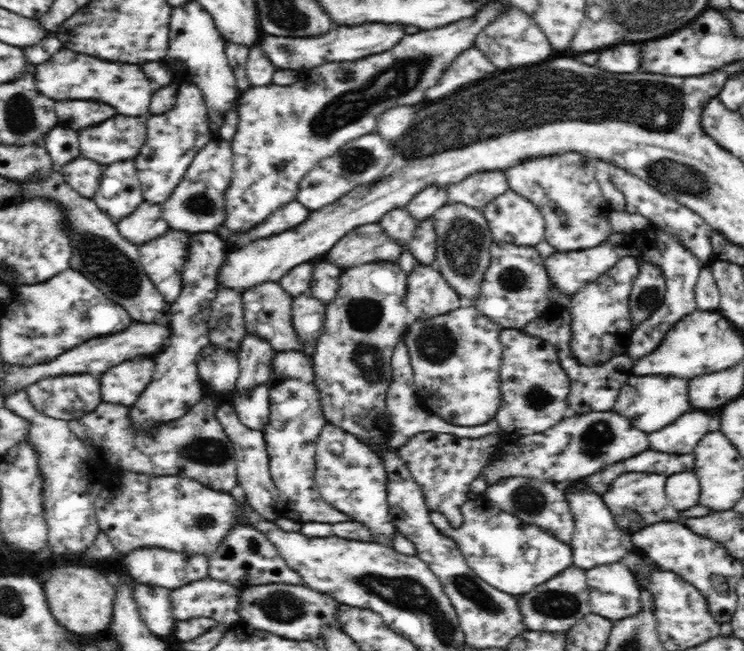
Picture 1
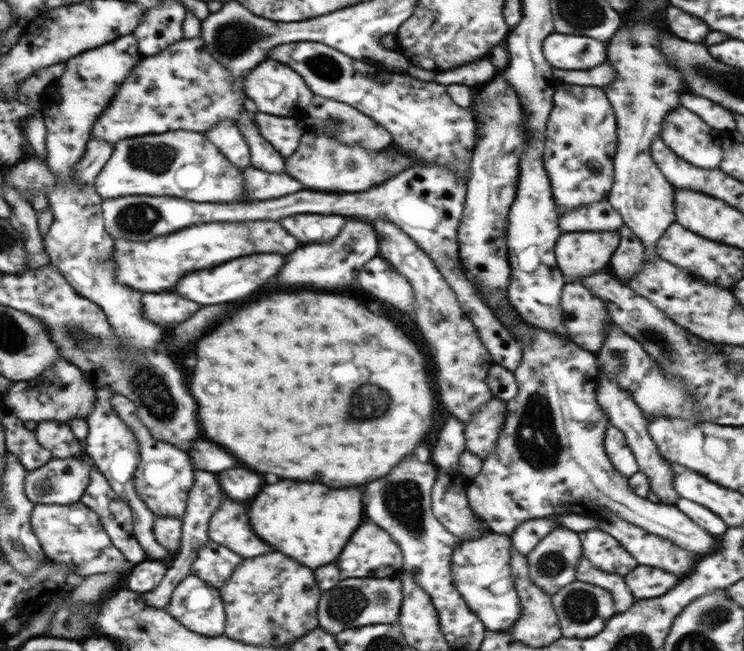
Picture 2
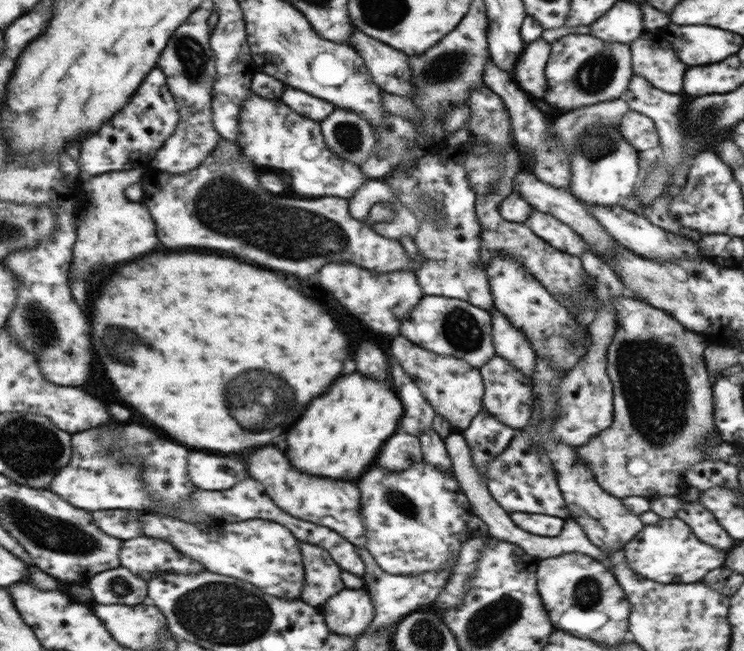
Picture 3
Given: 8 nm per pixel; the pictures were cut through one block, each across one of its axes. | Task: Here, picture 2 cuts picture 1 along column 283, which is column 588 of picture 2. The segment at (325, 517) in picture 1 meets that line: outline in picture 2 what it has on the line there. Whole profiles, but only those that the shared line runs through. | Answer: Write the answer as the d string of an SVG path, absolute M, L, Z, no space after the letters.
M536 326L532 327L534 327L532 342L527 346L522 346L523 356L521 364L518 366L518 369L513 372L516 384L518 385L518 392L512 400L506 402L506 420L504 420L504 426L502 426L502 430L500 430L500 436L498 436L498 442L496 442L496 450L494 450L488 458L482 459L482 472L480 472L478 476L475 476L474 479L466 479L467 499L473 512L478 513L480 518L488 523L492 533L510 536L512 532L516 530L516 526L520 526L520 524L526 522L526 520L562 514L580 514L596 520L596 518L600 519L600 517L602 517L604 509L608 509L608 511L618 513L622 519L630 521L630 523L638 525L638 527L642 527L642 529L646 529L646 531L650 533L654 533L660 537L666 537L666 539L674 541L679 547L690 550L692 553L698 554L701 557L711 553L716 547L719 547L719 536L710 534L708 530L703 530L702 527L692 522L683 512L680 512L675 505L664 504L662 502L655 503L634 493L629 487L628 478L626 478L624 474L620 474L620 472L614 468L612 462L610 462L604 448L605 432L610 424L606 413L597 401L596 391L598 390L598 381L600 381L600 372L595 353L580 348L579 345L572 343L570 339L562 340L562 336L556 336L556 334L546 332L546 330L542 330L542 328L536 328Z

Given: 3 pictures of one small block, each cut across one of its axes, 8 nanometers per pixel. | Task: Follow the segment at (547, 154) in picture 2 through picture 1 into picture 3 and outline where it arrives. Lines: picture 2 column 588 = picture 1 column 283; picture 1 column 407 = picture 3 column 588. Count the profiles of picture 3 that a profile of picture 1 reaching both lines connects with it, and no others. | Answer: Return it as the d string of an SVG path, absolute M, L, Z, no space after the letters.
M568 34L555 40L546 63L548 90L544 100L562 112L621 99L632 79L631 48L628 44L604 42L590 34Z

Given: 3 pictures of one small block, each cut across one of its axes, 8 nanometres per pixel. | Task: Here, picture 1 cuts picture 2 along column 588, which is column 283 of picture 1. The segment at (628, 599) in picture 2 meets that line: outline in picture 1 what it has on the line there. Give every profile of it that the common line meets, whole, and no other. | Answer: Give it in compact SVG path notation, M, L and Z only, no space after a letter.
M238 522L226 534L220 546L208 558L208 578L245 588L261 584L294 584L306 586L302 578L280 559L277 548L266 535L245 522Z

